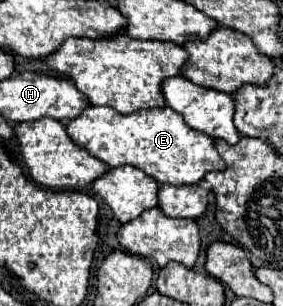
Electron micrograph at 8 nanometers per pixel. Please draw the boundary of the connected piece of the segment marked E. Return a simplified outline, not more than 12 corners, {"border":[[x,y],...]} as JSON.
{"border":[[89,107],[67,123],[107,167],[195,185],[225,169],[169,107]]}

